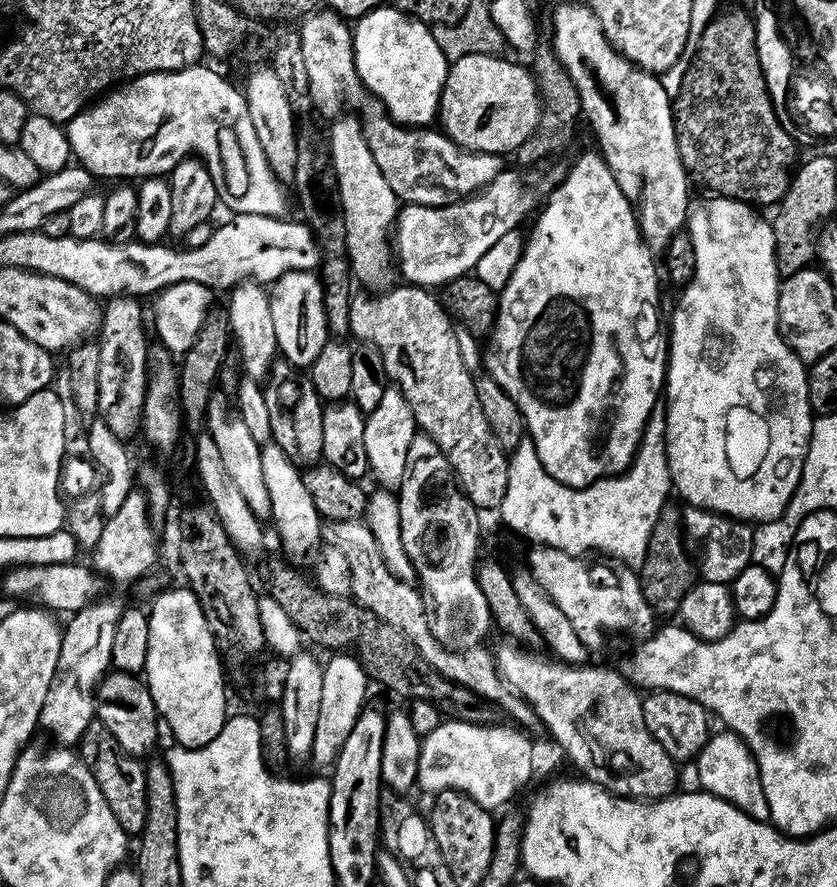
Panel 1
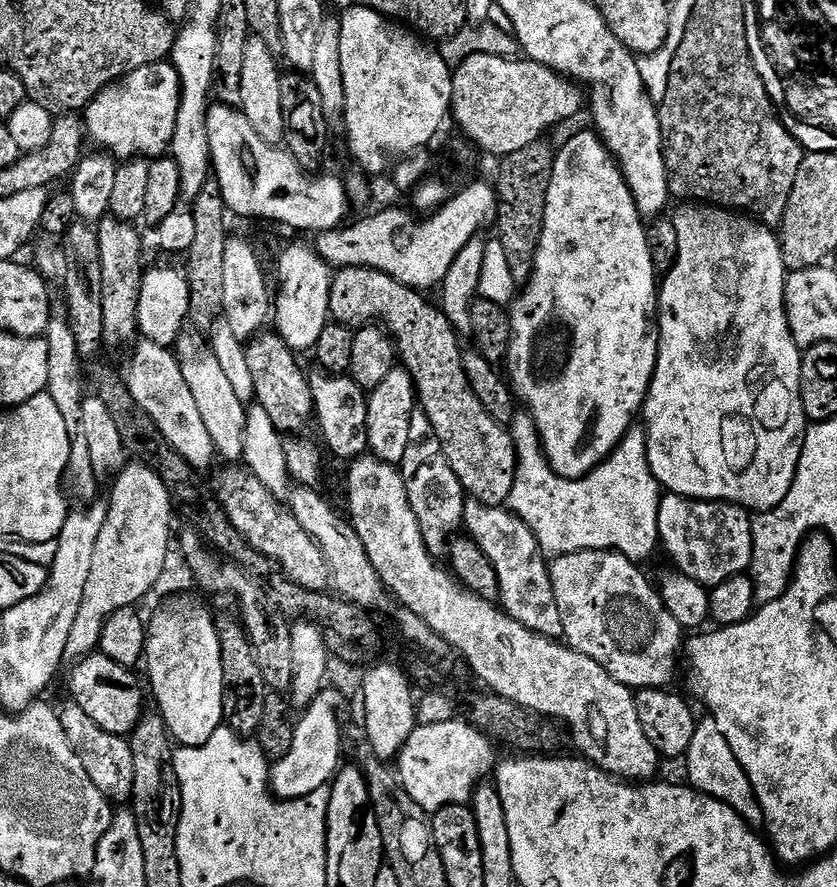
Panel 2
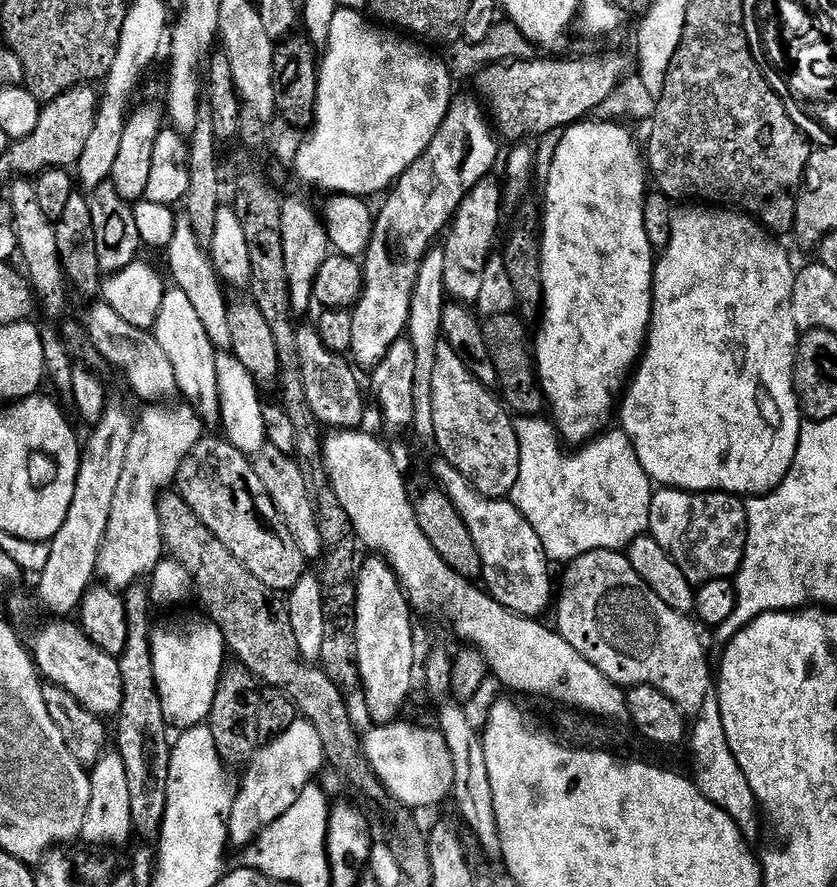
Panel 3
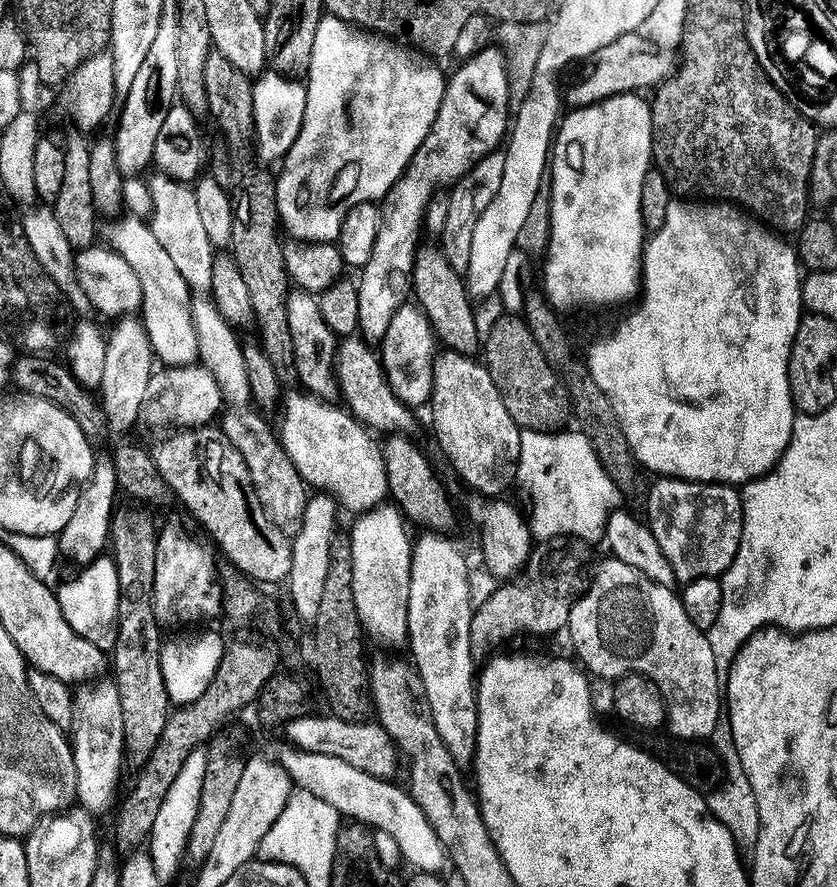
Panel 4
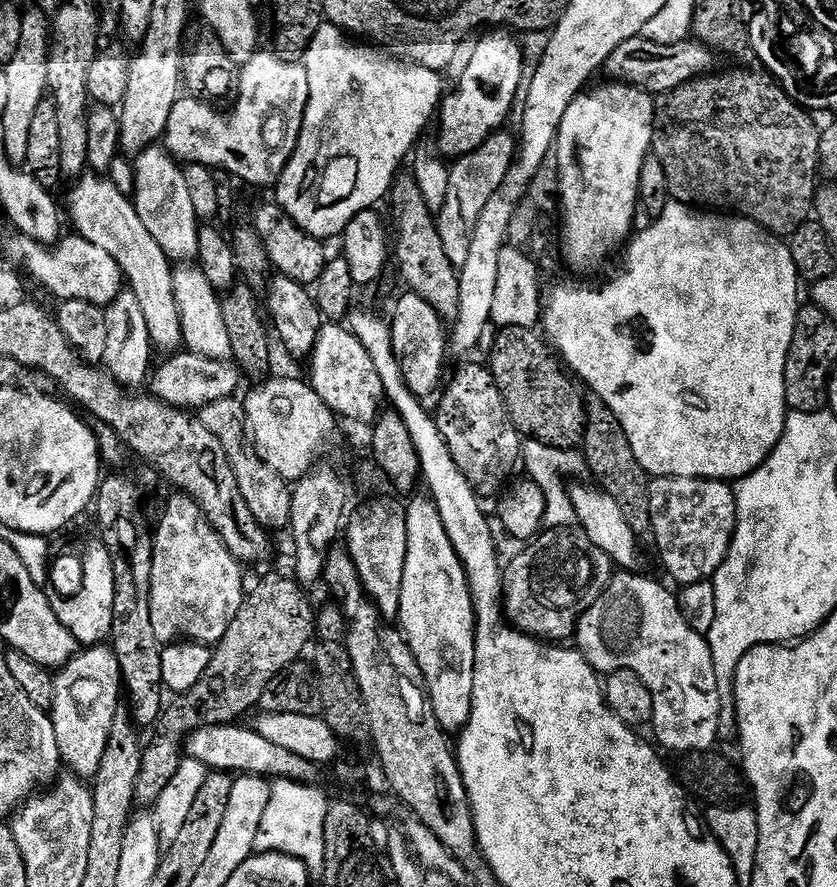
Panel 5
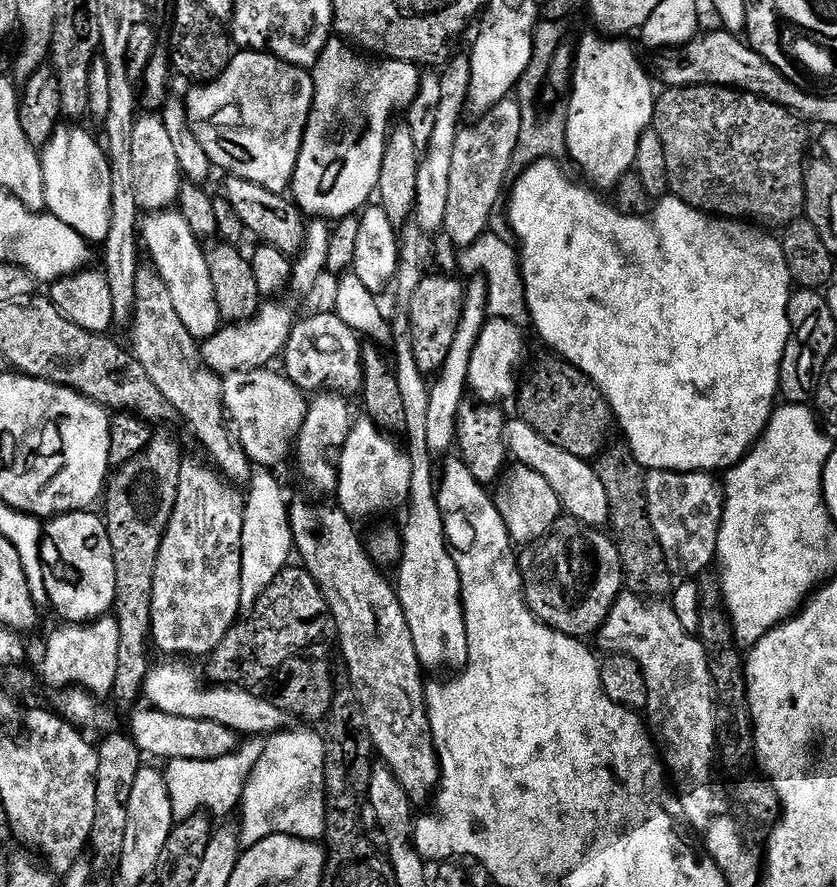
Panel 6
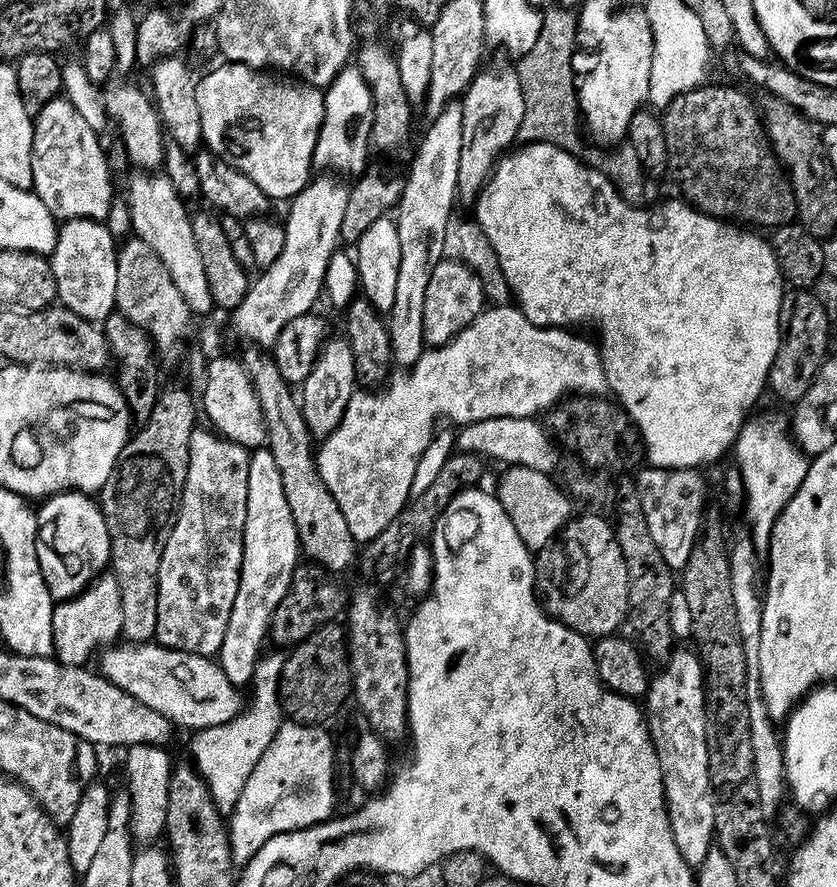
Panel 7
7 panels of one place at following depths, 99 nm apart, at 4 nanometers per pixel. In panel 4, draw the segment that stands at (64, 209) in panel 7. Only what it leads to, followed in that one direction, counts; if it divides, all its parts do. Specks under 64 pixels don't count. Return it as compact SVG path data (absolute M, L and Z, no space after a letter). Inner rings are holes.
M121 219L111 228L112 241L110 247L138 274L138 282L142 282L142 294L144 295L144 307L142 319L144 329L150 334L152 350L161 365L169 368L190 368L200 359L198 350L198 330L194 326L194 314L192 306L194 293L188 287L186 278L176 269L170 254L166 254L162 242L154 238L151 227L140 220Z

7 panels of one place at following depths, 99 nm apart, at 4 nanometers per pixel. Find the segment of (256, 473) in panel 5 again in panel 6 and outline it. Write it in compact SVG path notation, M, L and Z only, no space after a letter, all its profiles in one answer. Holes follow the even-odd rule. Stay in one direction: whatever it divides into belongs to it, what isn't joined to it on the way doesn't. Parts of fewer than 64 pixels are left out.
M141 266L138 270L136 309L132 311L130 331L132 331L132 344L130 343L132 355L138 362L142 362L142 370L146 370L150 382L154 382L154 386L158 386L158 390L162 390L166 402L170 402L170 406L174 406L177 417L188 423L188 428L196 435L197 442L212 455L211 463L233 484L247 485L254 475L254 465L244 453L240 437L236 435L228 414L224 410L223 379L205 366L204 359L200 356L200 344L190 334L190 330L186 330L182 318L178 318L178 313L174 310L174 301L170 299L170 290L166 290L166 282L162 282L162 278L151 266Z

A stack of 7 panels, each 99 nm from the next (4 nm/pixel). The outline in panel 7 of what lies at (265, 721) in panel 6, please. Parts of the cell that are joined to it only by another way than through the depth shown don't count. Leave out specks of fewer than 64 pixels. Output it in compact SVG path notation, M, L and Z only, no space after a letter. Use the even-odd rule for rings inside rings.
M155 642L142 645L125 643L124 648L120 647L113 646L103 653L104 661L102 656L99 671L114 686L165 716L177 729L226 726L244 712L246 700L240 697L243 696L241 689L226 678L215 659L175 652L161 648Z

